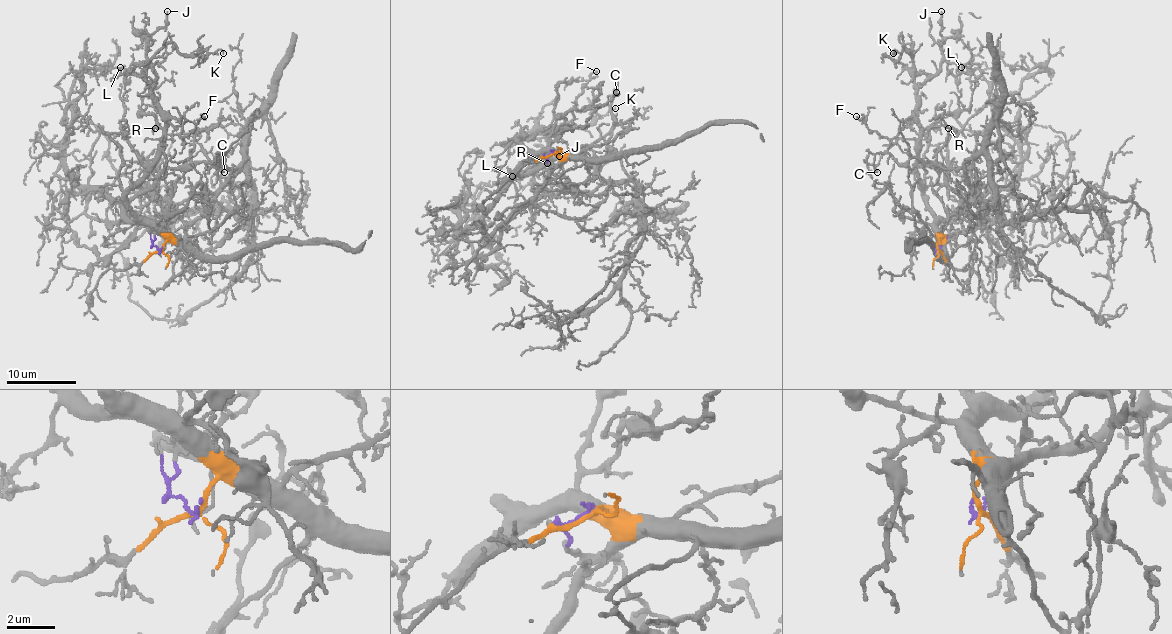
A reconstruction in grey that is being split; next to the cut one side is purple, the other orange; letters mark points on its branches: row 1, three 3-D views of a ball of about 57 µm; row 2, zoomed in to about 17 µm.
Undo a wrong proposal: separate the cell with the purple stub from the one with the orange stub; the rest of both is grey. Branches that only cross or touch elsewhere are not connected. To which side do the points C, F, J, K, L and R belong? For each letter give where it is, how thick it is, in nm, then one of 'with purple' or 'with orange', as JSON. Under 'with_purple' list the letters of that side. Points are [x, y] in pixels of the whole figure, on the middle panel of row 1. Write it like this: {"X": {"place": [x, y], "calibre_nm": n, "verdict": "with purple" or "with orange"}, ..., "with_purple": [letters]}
{"C": {"place": [616, 92], "calibre_nm": 100, "verdict": "with orange"}, "F": {"place": [596, 71], "calibre_nm": 120, "verdict": "with orange"}, "J": {"place": [559, 156], "calibre_nm": 120, "verdict": "with orange"}, "K": {"place": [615, 108], "calibre_nm": 120, "verdict": "with orange"}, "L": {"place": [512, 176], "calibre_nm": 120, "verdict": "with orange"}, "R": {"place": [547, 163], "calibre_nm": 120, "verdict": "with orange"}, "with_purple": []}

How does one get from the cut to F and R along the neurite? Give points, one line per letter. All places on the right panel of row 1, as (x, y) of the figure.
F: (938, 251), (936, 216), (926, 203), (917, 172), (919, 125), (908, 118), (887, 139), (856, 116)
R: (938, 251), (936, 216), (926, 203), (924, 182), (917, 172), (917, 144), (922, 133), (936, 121), (948, 128)

